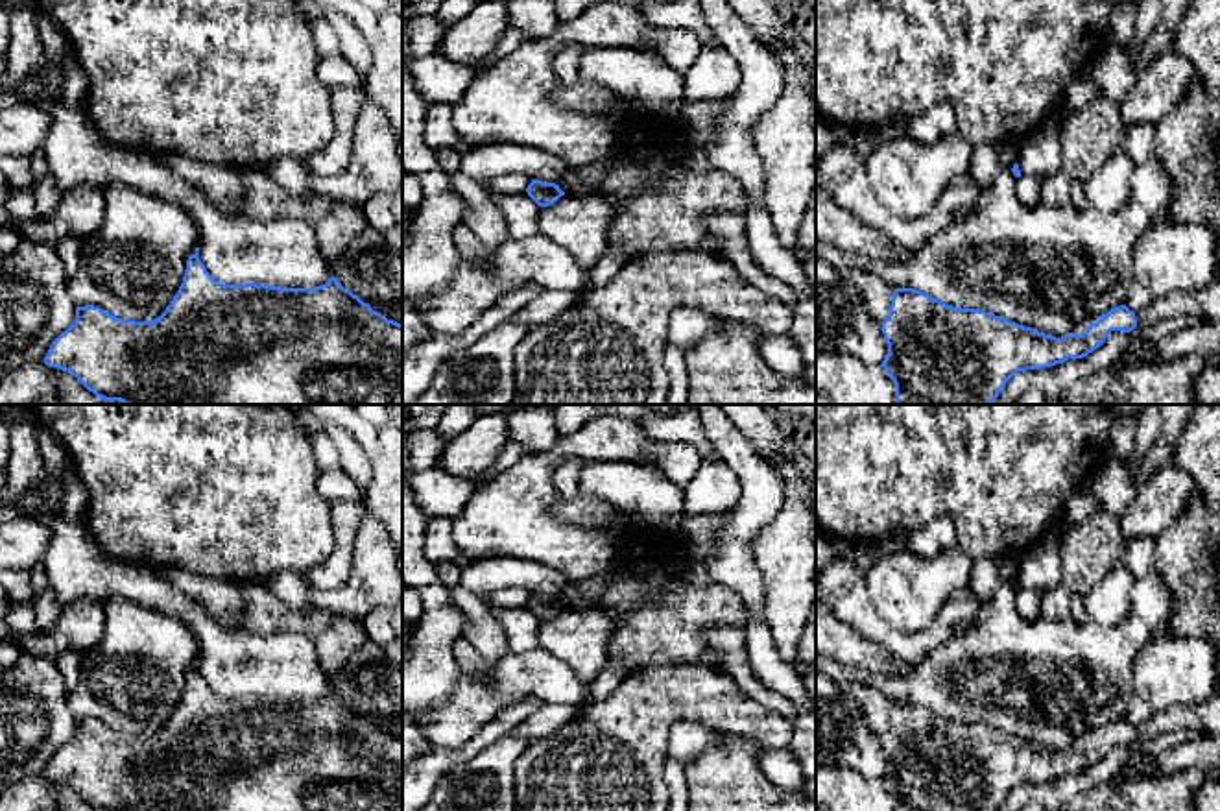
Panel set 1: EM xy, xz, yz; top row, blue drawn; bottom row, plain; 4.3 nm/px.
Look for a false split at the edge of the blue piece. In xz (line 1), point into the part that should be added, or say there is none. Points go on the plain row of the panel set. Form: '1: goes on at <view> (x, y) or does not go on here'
1: does not go on here

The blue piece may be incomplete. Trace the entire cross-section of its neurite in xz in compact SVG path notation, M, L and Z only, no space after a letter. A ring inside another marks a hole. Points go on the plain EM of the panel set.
M532 593L526 602L528 610L539 619L548 621L556 617L565 606L556 597L543 597L539 593Z

